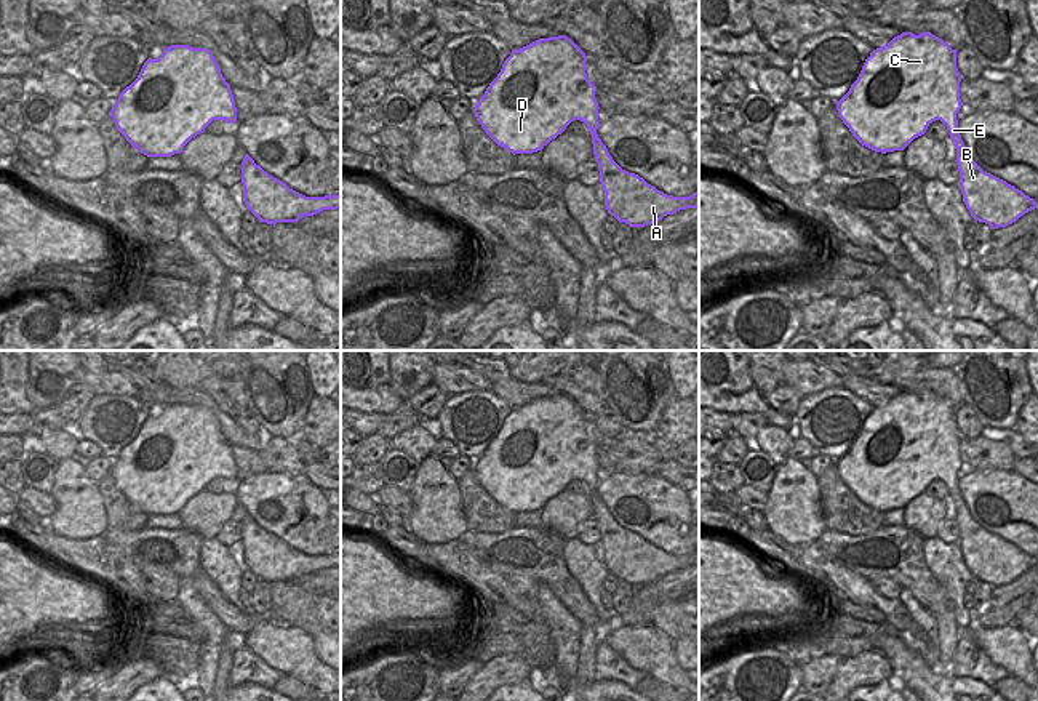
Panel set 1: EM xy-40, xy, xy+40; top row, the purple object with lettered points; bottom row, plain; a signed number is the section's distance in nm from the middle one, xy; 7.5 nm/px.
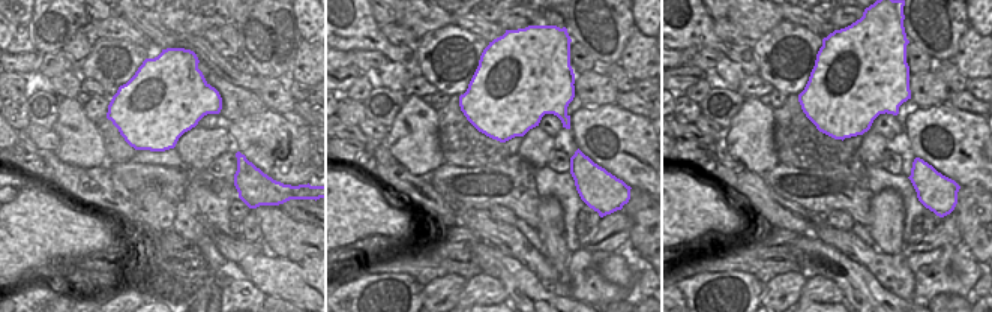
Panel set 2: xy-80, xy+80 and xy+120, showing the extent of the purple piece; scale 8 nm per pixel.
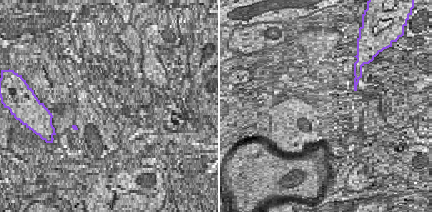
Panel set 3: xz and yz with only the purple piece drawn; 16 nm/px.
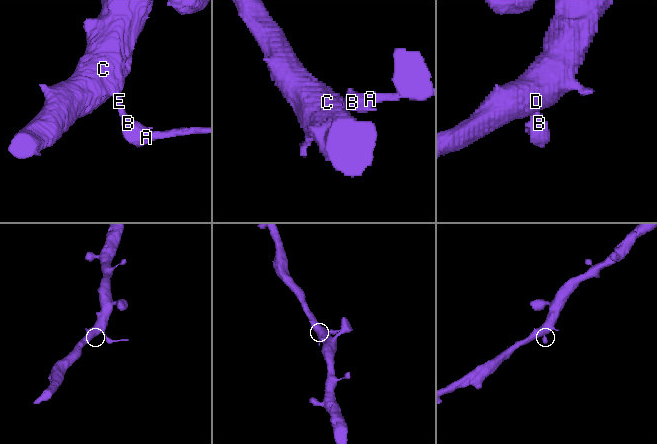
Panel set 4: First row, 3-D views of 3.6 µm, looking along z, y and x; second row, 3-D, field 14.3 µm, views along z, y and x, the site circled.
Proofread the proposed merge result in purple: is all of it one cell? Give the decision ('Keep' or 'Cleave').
Cleave.

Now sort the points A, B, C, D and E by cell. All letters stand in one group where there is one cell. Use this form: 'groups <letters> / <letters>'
groups A B / C D E

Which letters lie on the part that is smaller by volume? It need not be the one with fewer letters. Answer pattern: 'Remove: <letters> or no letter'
Remove: A, B

